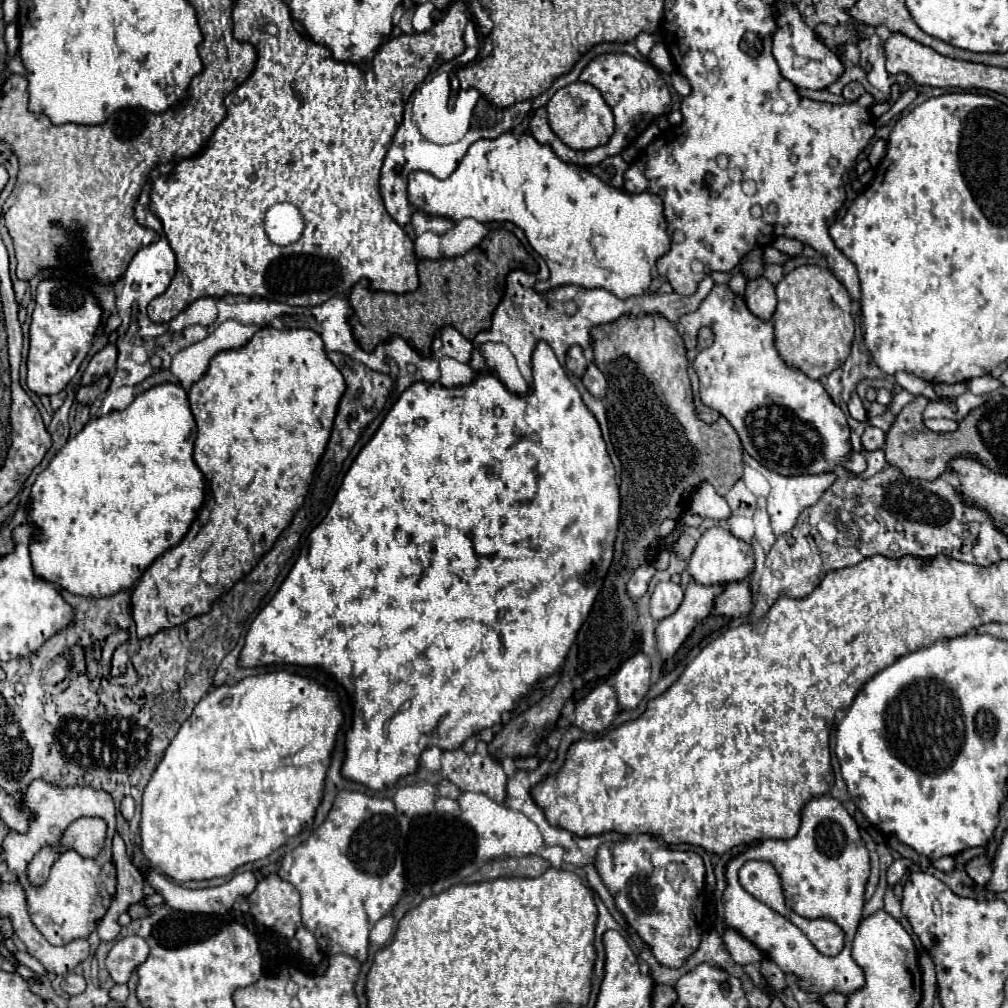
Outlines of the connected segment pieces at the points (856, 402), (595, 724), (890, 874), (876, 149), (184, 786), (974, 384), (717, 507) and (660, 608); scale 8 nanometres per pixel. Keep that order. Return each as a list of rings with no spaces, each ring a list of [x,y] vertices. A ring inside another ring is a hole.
[[[853,393],[851,401],[849,401],[849,415],[851,415],[855,421],[861,421],[861,423],[867,421],[867,411],[865,411],[861,399],[857,397],[857,393]]]
[[[611,683],[597,685],[575,707],[575,725],[585,733],[599,733],[607,729],[619,713],[617,693]]]
[[[897,859],[897,861],[887,869],[887,885],[889,885],[889,887],[893,887],[893,885],[907,873],[907,867],[909,869],[912,865],[912,863],[909,865],[909,861],[911,860]]]
[[[879,139],[879,141],[871,147],[871,153],[869,153],[869,163],[871,163],[871,167],[877,167],[877,165],[879,165],[879,161],[881,161],[883,155],[885,155],[885,149],[887,149],[887,143],[885,143],[883,139]]]
[[[273,671],[273,673],[263,673],[263,675],[253,675],[245,677],[235,685],[221,685],[213,687],[203,701],[193,709],[193,715],[181,725],[173,741],[169,743],[161,763],[157,765],[153,777],[149,779],[145,791],[143,791],[143,809],[141,809],[141,851],[143,855],[167,877],[171,877],[177,883],[183,881],[203,881],[203,879],[213,879],[213,877],[227,877],[231,875],[237,867],[245,863],[259,861],[273,851],[277,851],[285,841],[303,829],[313,825],[313,817],[317,813],[317,807],[323,801],[323,789],[325,789],[325,777],[331,765],[331,753],[337,743],[337,733],[345,721],[345,715],[341,711],[341,701],[339,695],[321,683],[303,677],[303,675],[293,675],[287,671]],[[231,699],[229,705],[223,701]]]
[[[985,375],[985,377],[975,377],[975,379],[967,381],[967,387],[975,395],[987,395],[987,393],[991,393],[991,391],[995,391],[999,387],[999,381]]]
[[[703,483],[699,485],[699,489],[695,489],[695,493],[691,495],[691,513],[699,513],[701,517],[711,517],[711,519],[729,519],[731,517],[731,509],[725,501],[725,497],[721,497],[711,483]]]
[[[671,581],[659,583],[651,593],[651,617],[661,621],[677,611],[683,601],[683,589]]]

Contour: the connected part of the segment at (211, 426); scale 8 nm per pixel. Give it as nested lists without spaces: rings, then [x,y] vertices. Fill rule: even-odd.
[[[263,327],[245,347],[221,351],[211,359],[207,373],[187,393],[197,423],[193,459],[209,481],[211,507],[201,507],[181,543],[157,557],[135,585],[131,593],[131,615],[139,639],[209,613],[213,601],[247,575],[275,545],[305,501],[313,471],[329,441],[341,395],[343,375],[331,365],[321,337],[311,329],[277,331]]]

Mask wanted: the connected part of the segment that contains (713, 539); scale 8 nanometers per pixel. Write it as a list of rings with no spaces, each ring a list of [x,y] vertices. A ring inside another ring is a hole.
[[[711,527],[703,533],[703,537],[699,539],[687,571],[691,573],[691,577],[701,583],[701,585],[717,585],[717,583],[731,583],[731,581],[741,581],[743,577],[751,575],[755,567],[755,555],[753,555],[753,547],[741,539],[737,539],[731,531],[721,529],[721,527]]]

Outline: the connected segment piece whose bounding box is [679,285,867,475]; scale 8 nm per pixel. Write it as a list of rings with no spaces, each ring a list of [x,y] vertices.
[[[715,285],[713,289],[711,289],[711,293],[701,301],[701,305],[699,305],[699,309],[697,311],[693,311],[693,313],[685,313],[681,319],[679,319],[679,331],[681,331],[681,337],[685,339],[685,347],[695,347],[695,341],[697,341],[697,331],[701,329],[701,327],[709,327],[711,331],[713,331],[713,335],[715,335],[715,341],[713,341],[713,345],[709,347],[709,349],[703,349],[699,355],[697,355],[697,359],[693,361],[693,369],[695,369],[695,373],[699,375],[699,383],[701,383],[701,387],[699,387],[699,397],[701,397],[701,401],[707,405],[707,407],[711,407],[711,409],[715,409],[715,411],[719,411],[731,425],[733,425],[733,429],[739,433],[739,437],[741,437],[741,443],[743,443],[743,449],[755,459],[755,461],[759,461],[763,467],[767,467],[767,469],[771,469],[771,471],[775,471],[775,473],[779,473],[779,475],[803,475],[803,473],[825,473],[827,469],[835,469],[835,465],[841,465],[841,467],[845,467],[849,473],[853,473],[853,475],[859,475],[859,473],[863,473],[865,469],[867,469],[867,463],[865,463],[865,457],[863,457],[863,453],[851,453],[851,445],[849,445],[849,427],[847,427],[847,419],[845,419],[845,415],[843,415],[843,411],[831,401],[831,397],[827,395],[827,391],[823,389],[823,385],[821,385],[821,381],[813,381],[813,379],[809,379],[803,371],[799,371],[797,367],[793,367],[793,365],[787,365],[783,359],[781,359],[781,355],[779,355],[779,351],[777,351],[777,347],[775,347],[775,335],[773,335],[773,323],[771,321],[763,321],[763,319],[757,319],[749,309],[747,309],[747,305],[745,305],[745,301],[743,301],[743,297],[739,297],[739,295],[735,295],[731,289],[729,289],[729,285]]]

